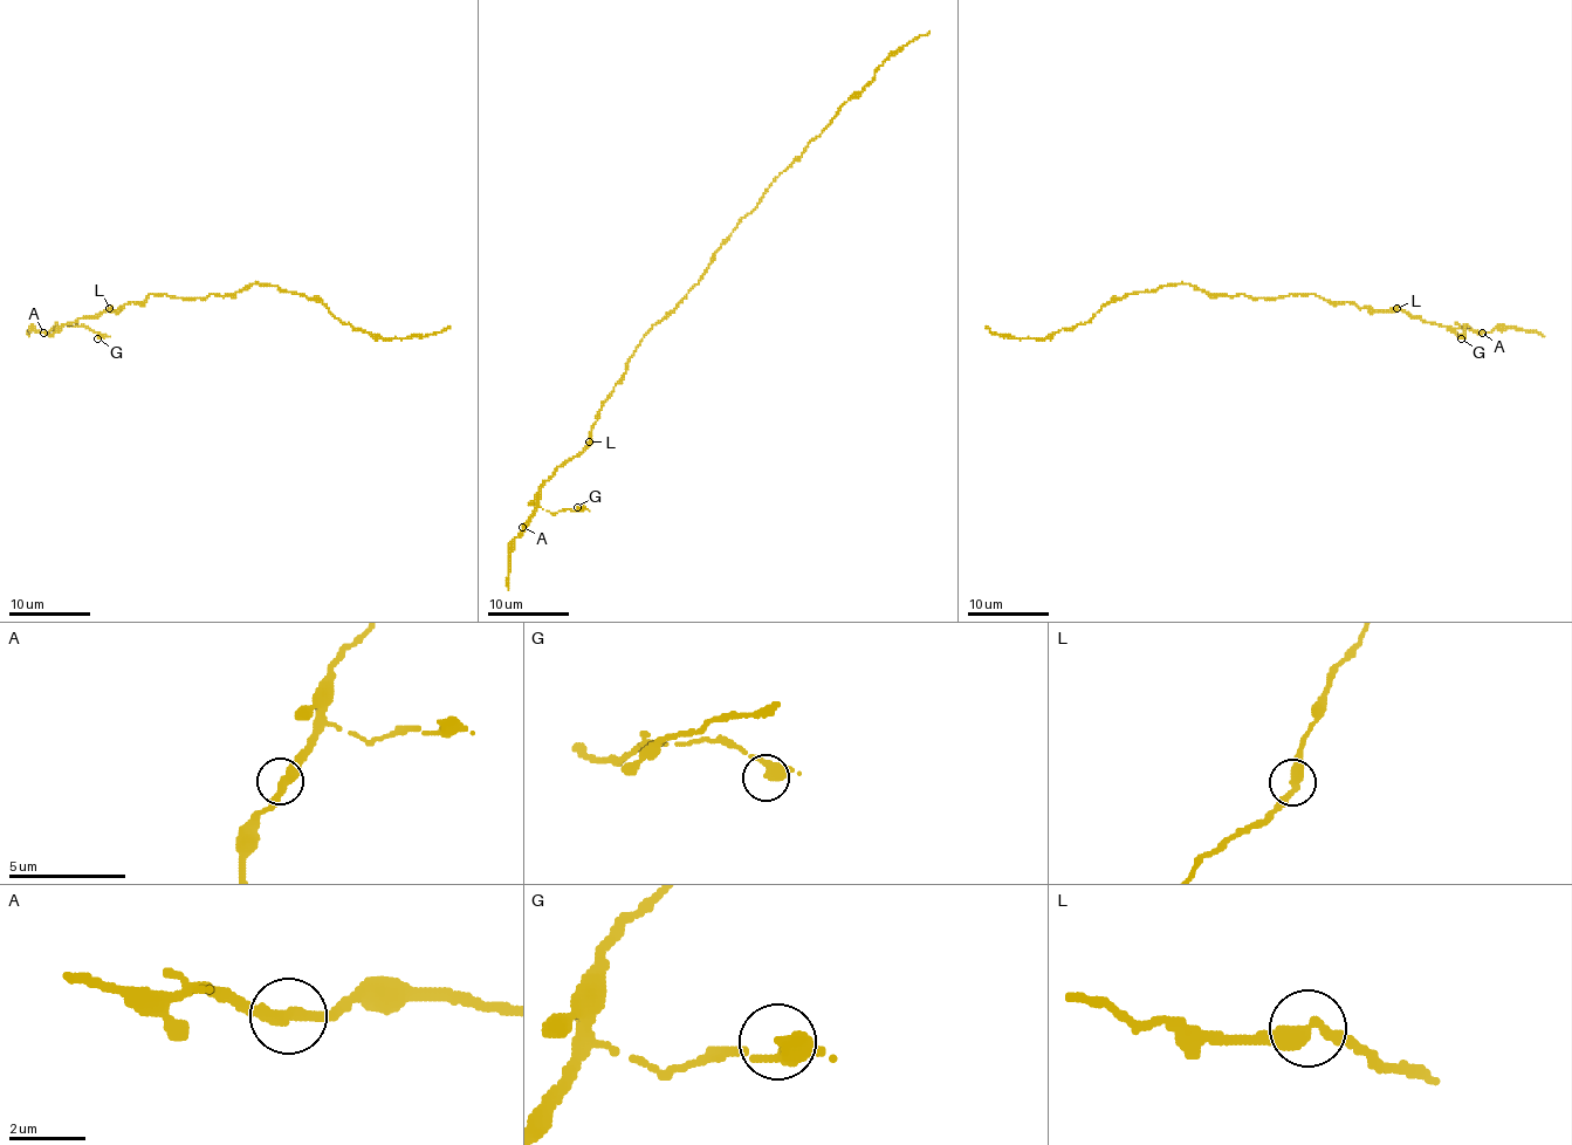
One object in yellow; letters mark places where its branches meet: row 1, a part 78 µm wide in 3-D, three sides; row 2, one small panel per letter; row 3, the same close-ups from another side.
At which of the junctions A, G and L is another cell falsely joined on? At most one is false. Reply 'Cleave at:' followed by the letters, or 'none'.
Cleave at: none

